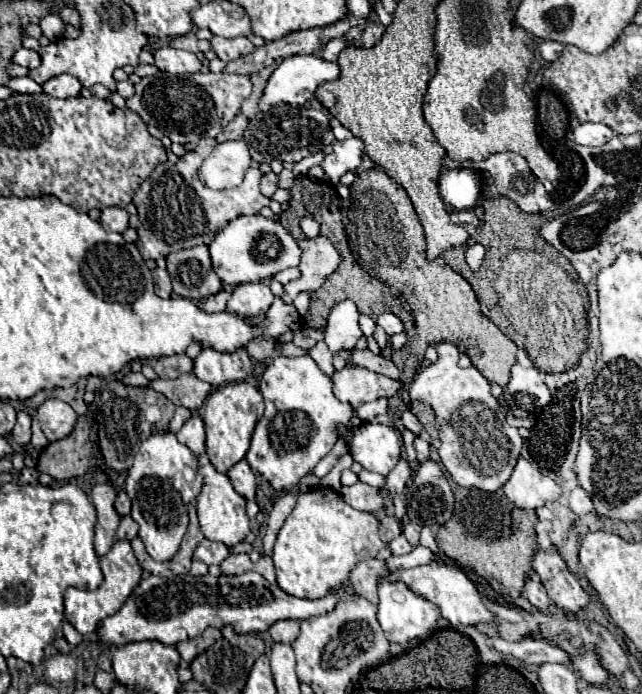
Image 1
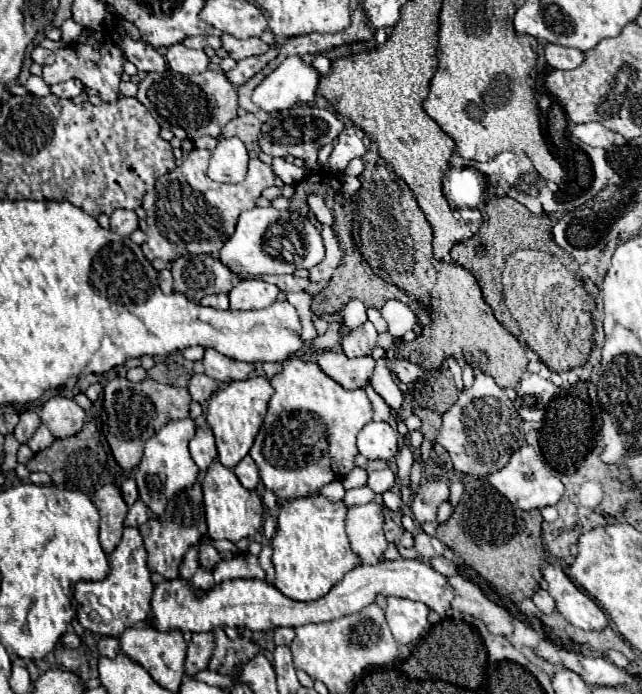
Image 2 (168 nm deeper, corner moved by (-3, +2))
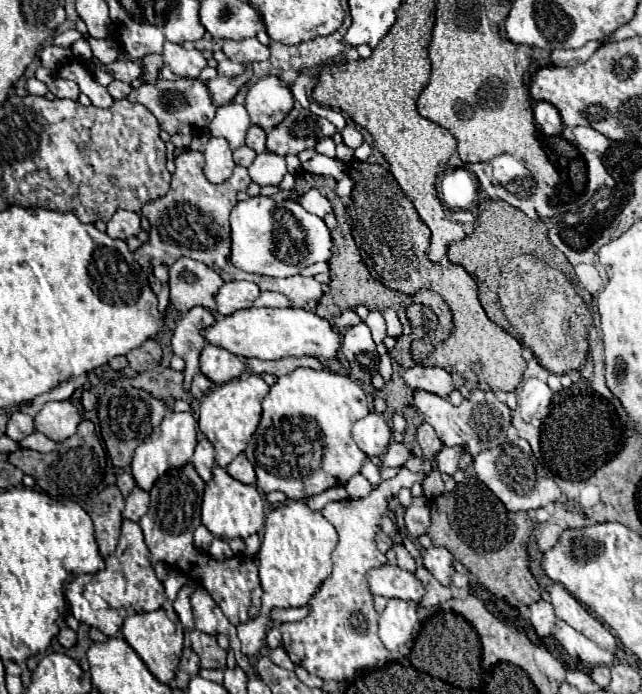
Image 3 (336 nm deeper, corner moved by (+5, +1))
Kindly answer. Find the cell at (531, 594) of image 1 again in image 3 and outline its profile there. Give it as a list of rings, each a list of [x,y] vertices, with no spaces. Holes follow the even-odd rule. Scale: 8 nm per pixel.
[[[540,600],[540,602],[534,602],[530,606],[530,622],[534,626],[534,632],[540,636],[540,638],[548,638],[550,632],[552,632],[552,626],[556,622],[556,614],[554,614],[554,608],[550,602],[546,600]]]

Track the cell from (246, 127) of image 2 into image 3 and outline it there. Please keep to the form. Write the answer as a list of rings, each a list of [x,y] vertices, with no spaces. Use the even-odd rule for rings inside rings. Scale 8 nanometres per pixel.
[[[252,126],[246,136],[246,146],[256,150],[258,154],[266,152],[266,132],[260,126]]]

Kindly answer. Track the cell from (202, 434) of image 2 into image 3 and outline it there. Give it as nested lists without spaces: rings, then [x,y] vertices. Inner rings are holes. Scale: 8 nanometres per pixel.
[[[204,438],[198,442],[194,456],[192,456],[192,464],[196,468],[196,472],[202,476],[204,482],[208,482],[212,478],[212,468],[214,468],[214,446]]]

